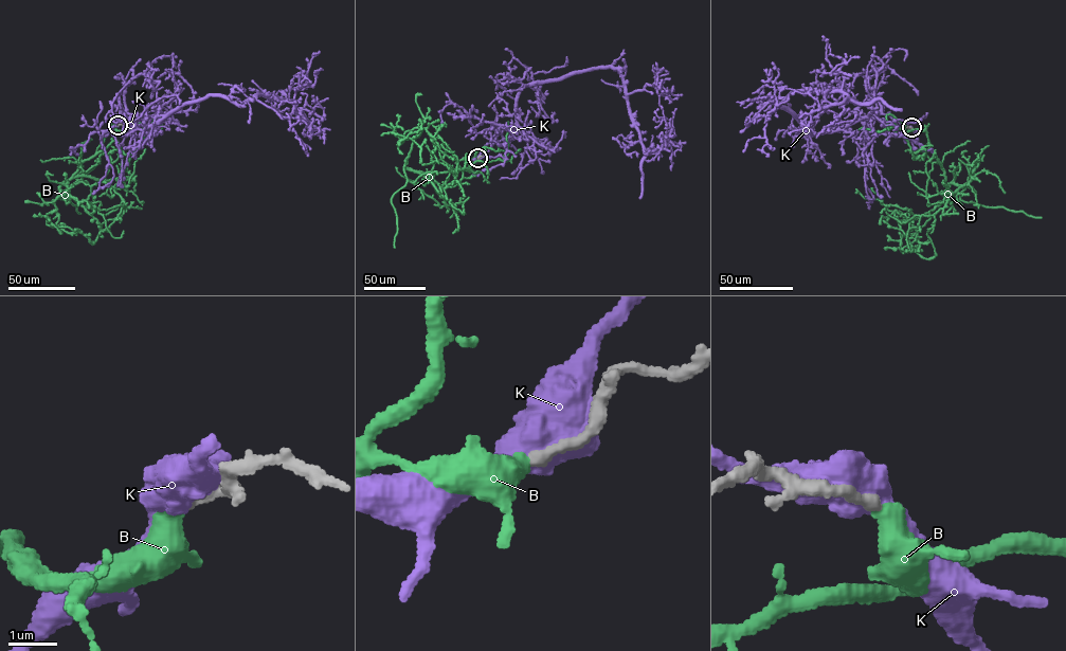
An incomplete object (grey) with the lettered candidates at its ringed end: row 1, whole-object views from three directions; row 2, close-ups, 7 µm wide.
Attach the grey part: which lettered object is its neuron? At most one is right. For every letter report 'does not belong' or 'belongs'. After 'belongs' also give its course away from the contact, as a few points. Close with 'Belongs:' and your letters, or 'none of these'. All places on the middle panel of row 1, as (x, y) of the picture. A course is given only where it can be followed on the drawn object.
B: does not belong
K: does not belong
Belongs: none of these

